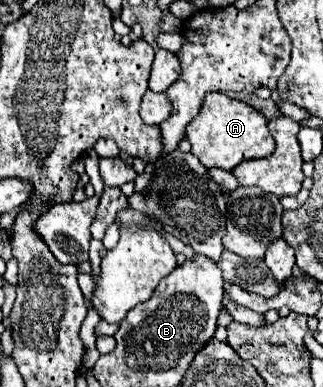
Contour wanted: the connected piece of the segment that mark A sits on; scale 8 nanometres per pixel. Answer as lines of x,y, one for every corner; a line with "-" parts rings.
209,93
205,95
203,107
199,115
189,123
187,141
191,143
191,153
205,167
219,167
231,171
245,159
261,159
269,157
275,151
275,139
267,129
267,117
263,117
257,109
229,95

